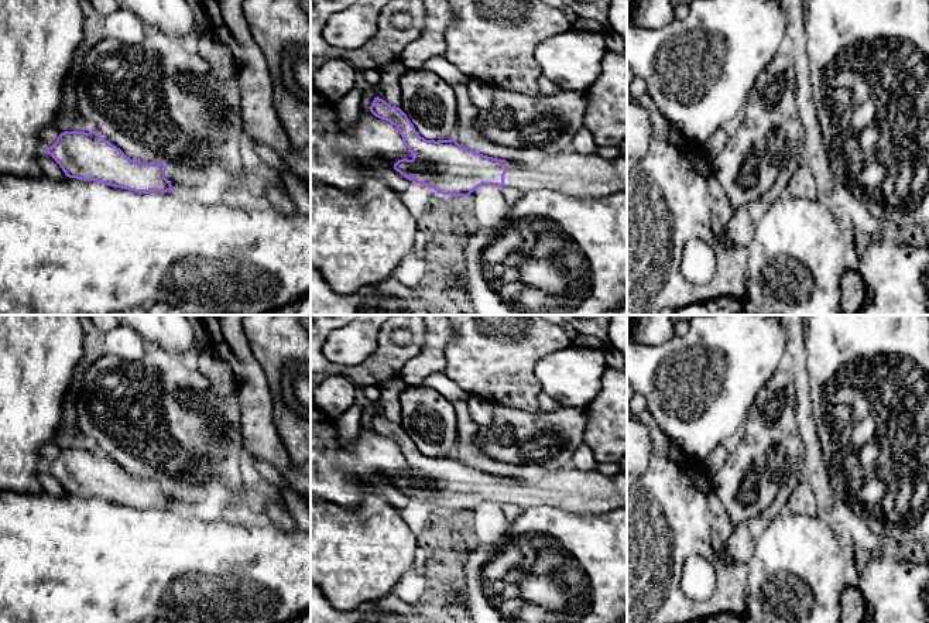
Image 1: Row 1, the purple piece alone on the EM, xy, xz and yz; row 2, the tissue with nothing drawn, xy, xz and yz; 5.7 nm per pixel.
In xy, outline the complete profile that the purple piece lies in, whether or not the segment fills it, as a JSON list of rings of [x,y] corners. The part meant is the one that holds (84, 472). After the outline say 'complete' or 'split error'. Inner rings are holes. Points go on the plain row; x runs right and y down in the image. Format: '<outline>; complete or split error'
[[[64,448],[44,466],[66,493],[134,509],[172,509],[160,479],[134,477],[96,448]]]; complete

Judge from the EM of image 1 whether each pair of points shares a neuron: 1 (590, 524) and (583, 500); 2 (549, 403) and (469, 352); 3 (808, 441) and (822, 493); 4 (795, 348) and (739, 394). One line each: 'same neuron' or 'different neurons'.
1: different neurons
2: different neurons
3: same neuron
4: different neurons

